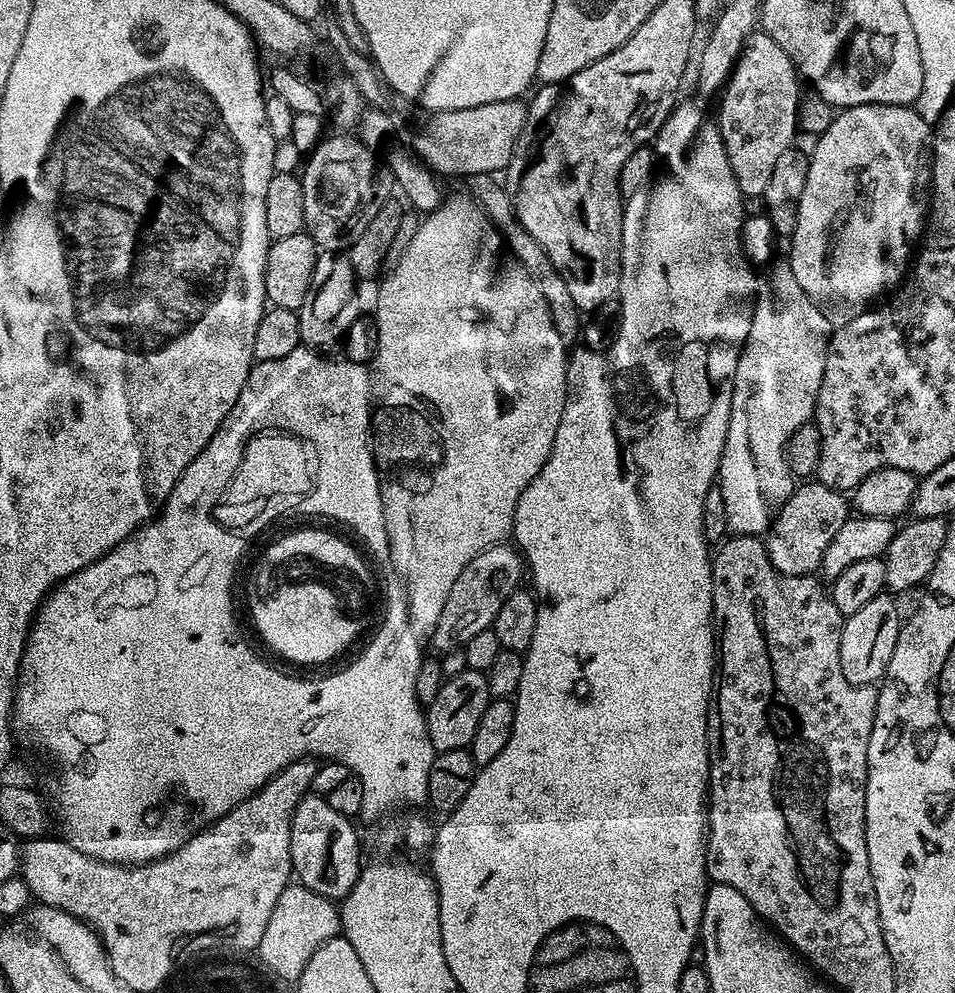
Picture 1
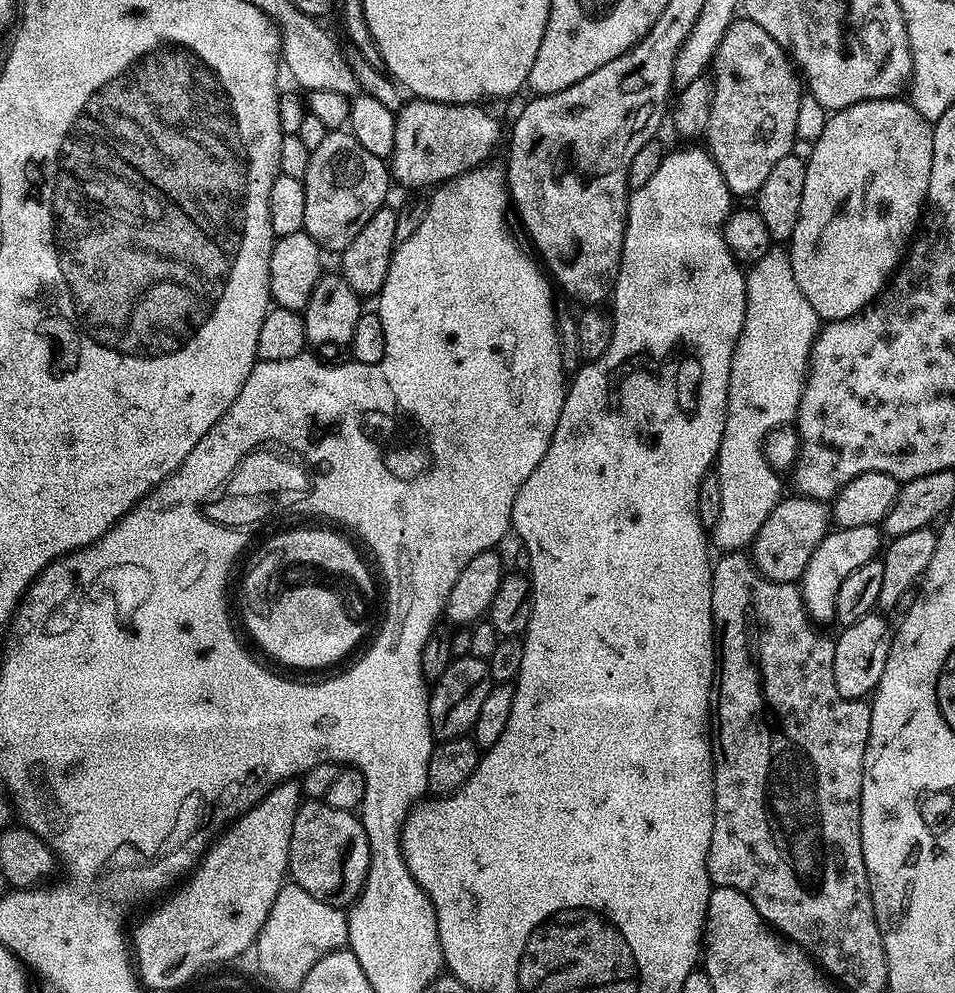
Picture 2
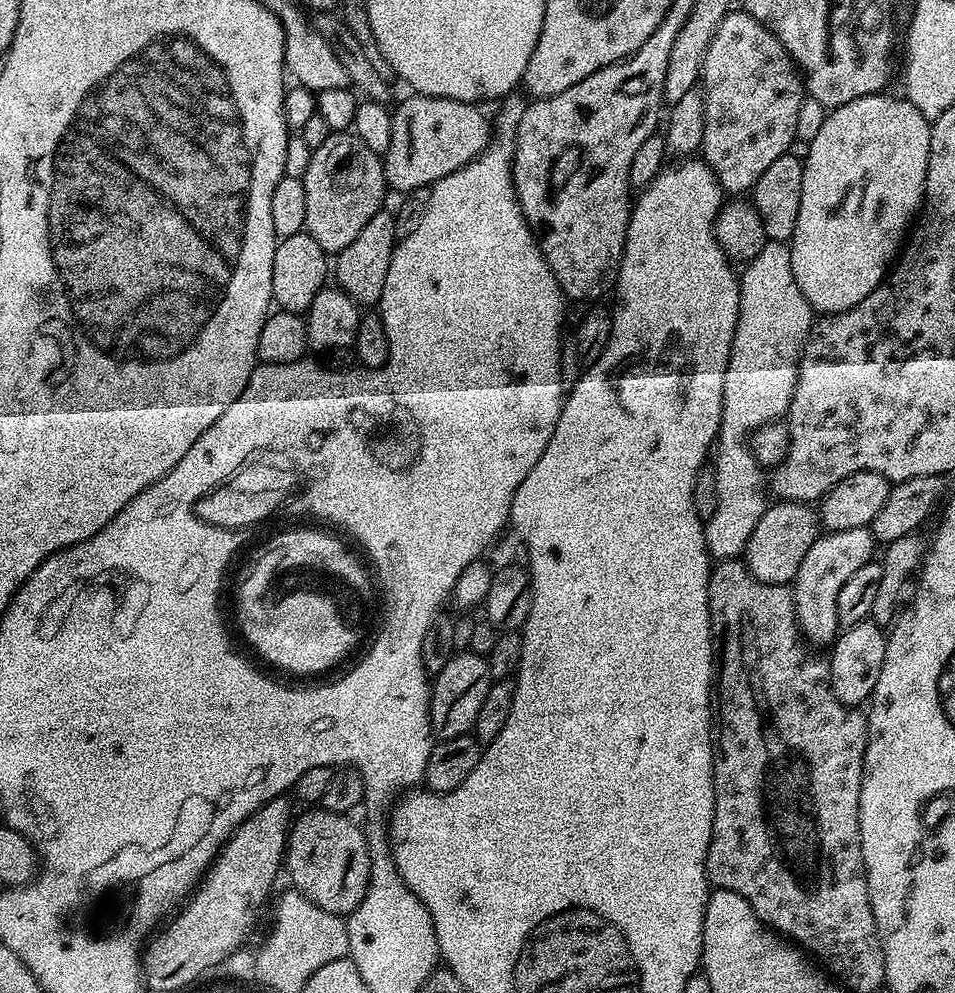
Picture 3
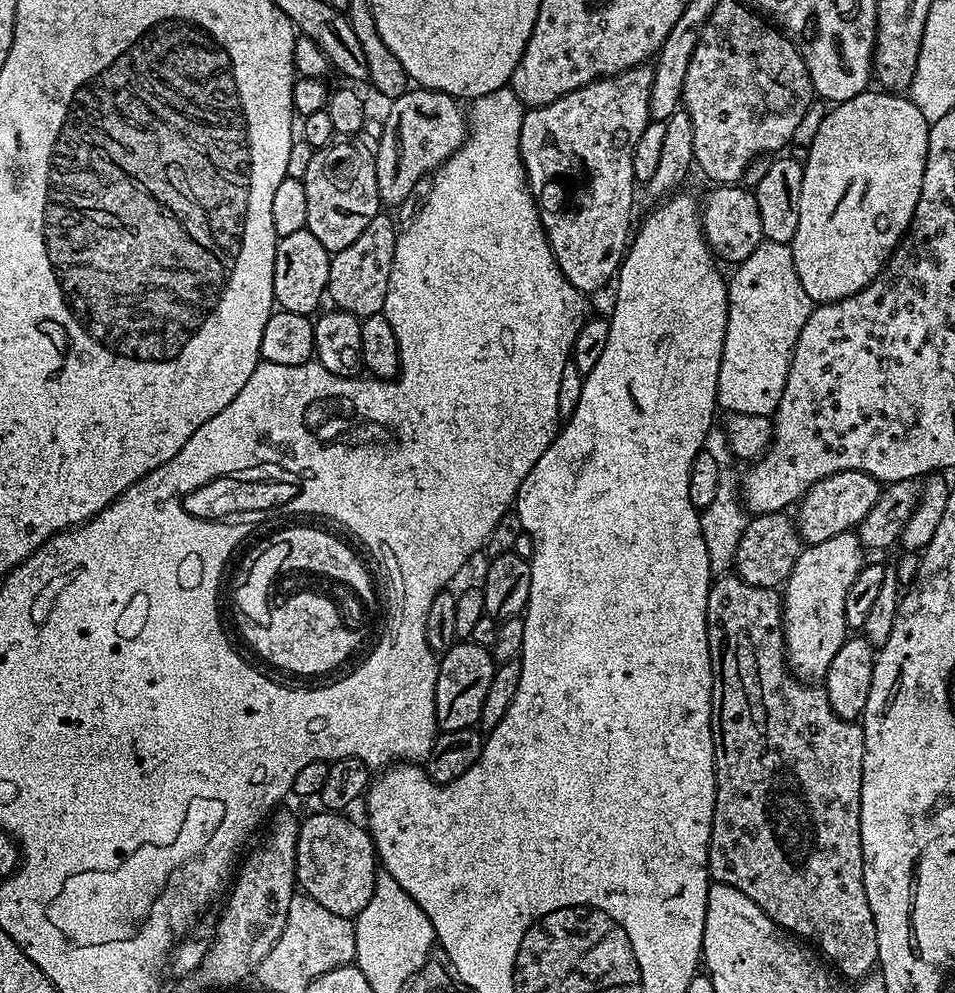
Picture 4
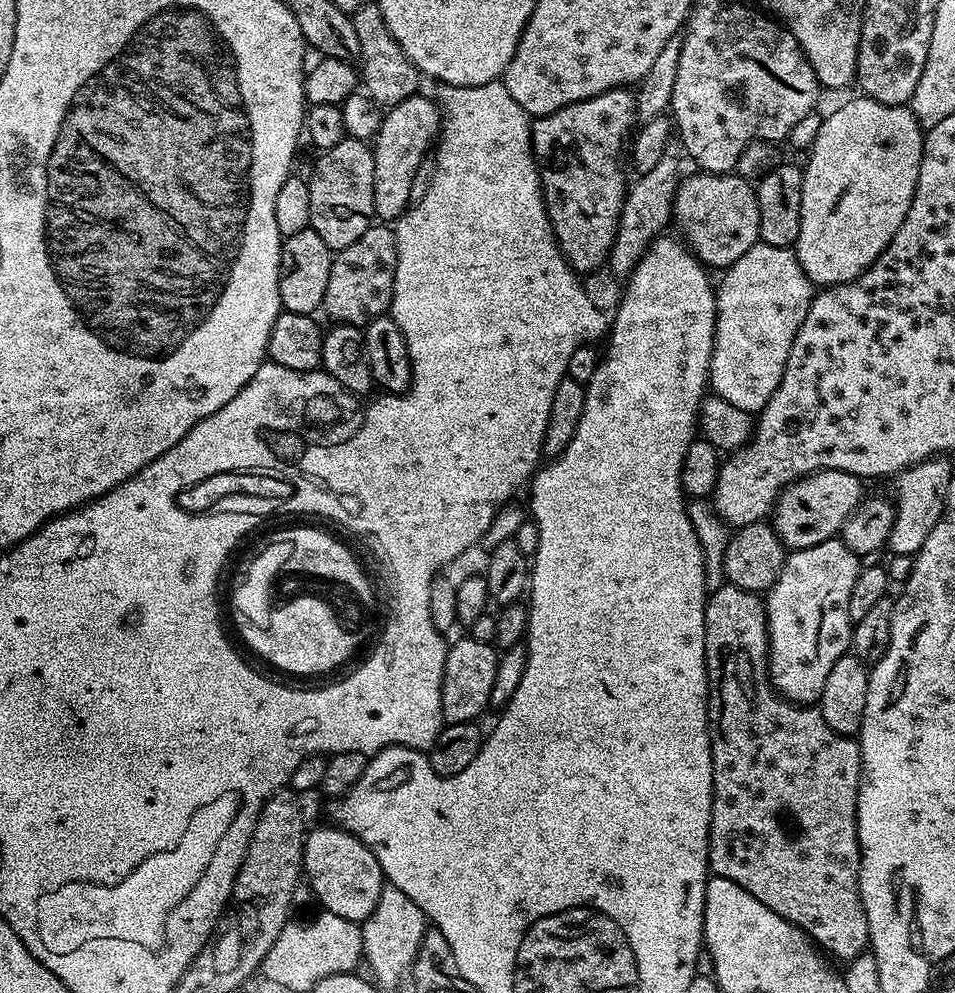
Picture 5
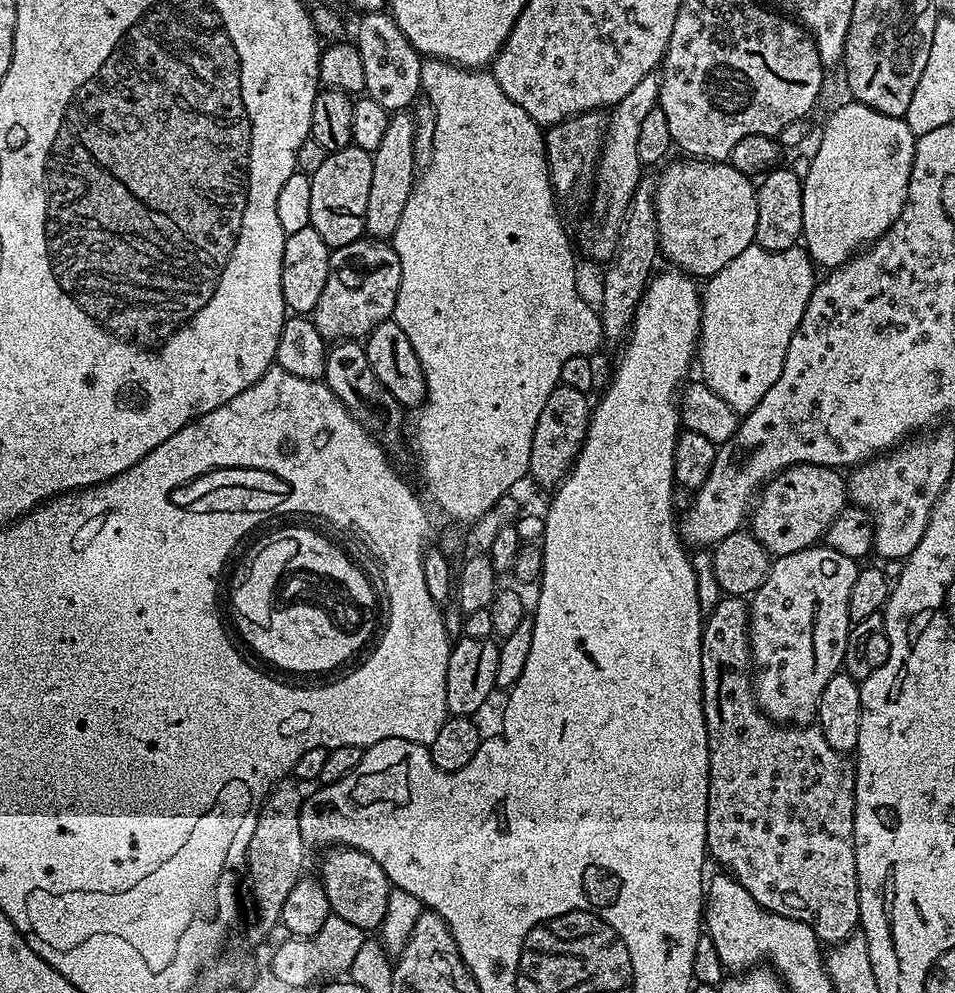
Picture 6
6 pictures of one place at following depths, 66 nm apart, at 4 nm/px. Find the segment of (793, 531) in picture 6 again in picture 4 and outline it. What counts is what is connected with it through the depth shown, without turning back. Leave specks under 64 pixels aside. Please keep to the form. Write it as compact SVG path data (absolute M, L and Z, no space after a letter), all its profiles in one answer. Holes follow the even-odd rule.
M846 470L838 474L830 474L822 478L822 482L814 482L810 490L795 505L794 519L796 530L805 545L826 542L843 532L850 532L860 525L862 518L870 512L870 506L878 502L881 481L870 474L858 470Z

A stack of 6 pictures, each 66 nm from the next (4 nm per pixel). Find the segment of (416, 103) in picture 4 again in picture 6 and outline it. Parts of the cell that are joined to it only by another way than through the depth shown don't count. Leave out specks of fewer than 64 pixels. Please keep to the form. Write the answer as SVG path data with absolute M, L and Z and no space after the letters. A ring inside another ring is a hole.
M407 111L395 113L386 126L386 134L378 150L372 153L370 174L370 199L366 202L364 227L369 237L388 240L396 232L398 218L406 210L406 198L410 198L418 171L414 166L415 122Z

